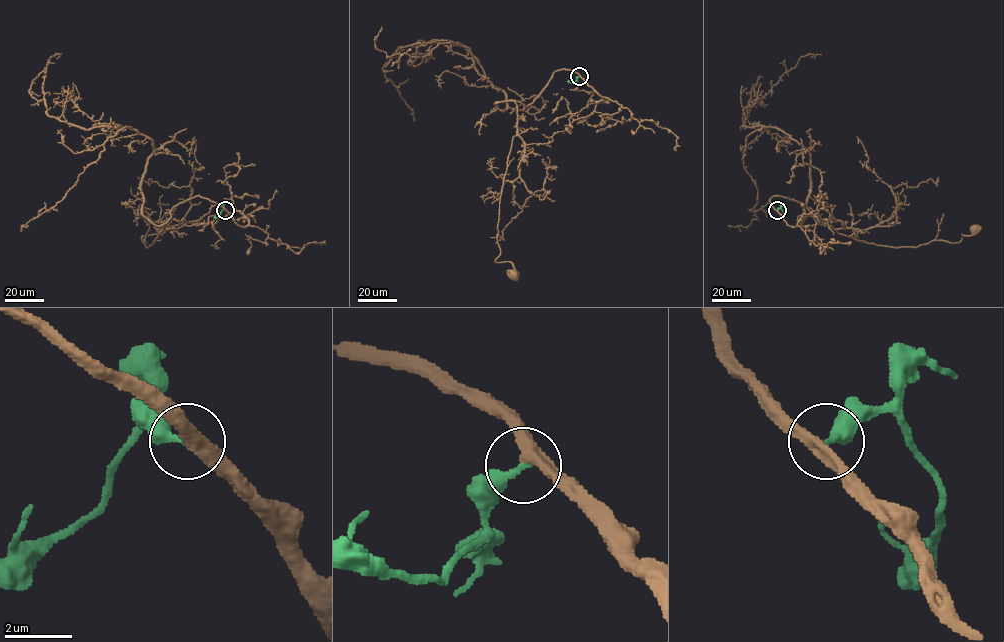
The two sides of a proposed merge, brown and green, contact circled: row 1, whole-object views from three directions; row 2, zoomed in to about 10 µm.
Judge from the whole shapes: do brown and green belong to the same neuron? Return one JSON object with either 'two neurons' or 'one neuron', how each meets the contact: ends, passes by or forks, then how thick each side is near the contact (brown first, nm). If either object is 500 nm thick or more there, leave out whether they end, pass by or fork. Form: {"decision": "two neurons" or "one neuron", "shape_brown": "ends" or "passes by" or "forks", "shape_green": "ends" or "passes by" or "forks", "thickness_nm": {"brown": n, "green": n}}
{"decision": "one neuron", "shape_brown": "passes by", "shape_green": "ends", "thickness_nm": {"brown": 360, "green": 280}}

